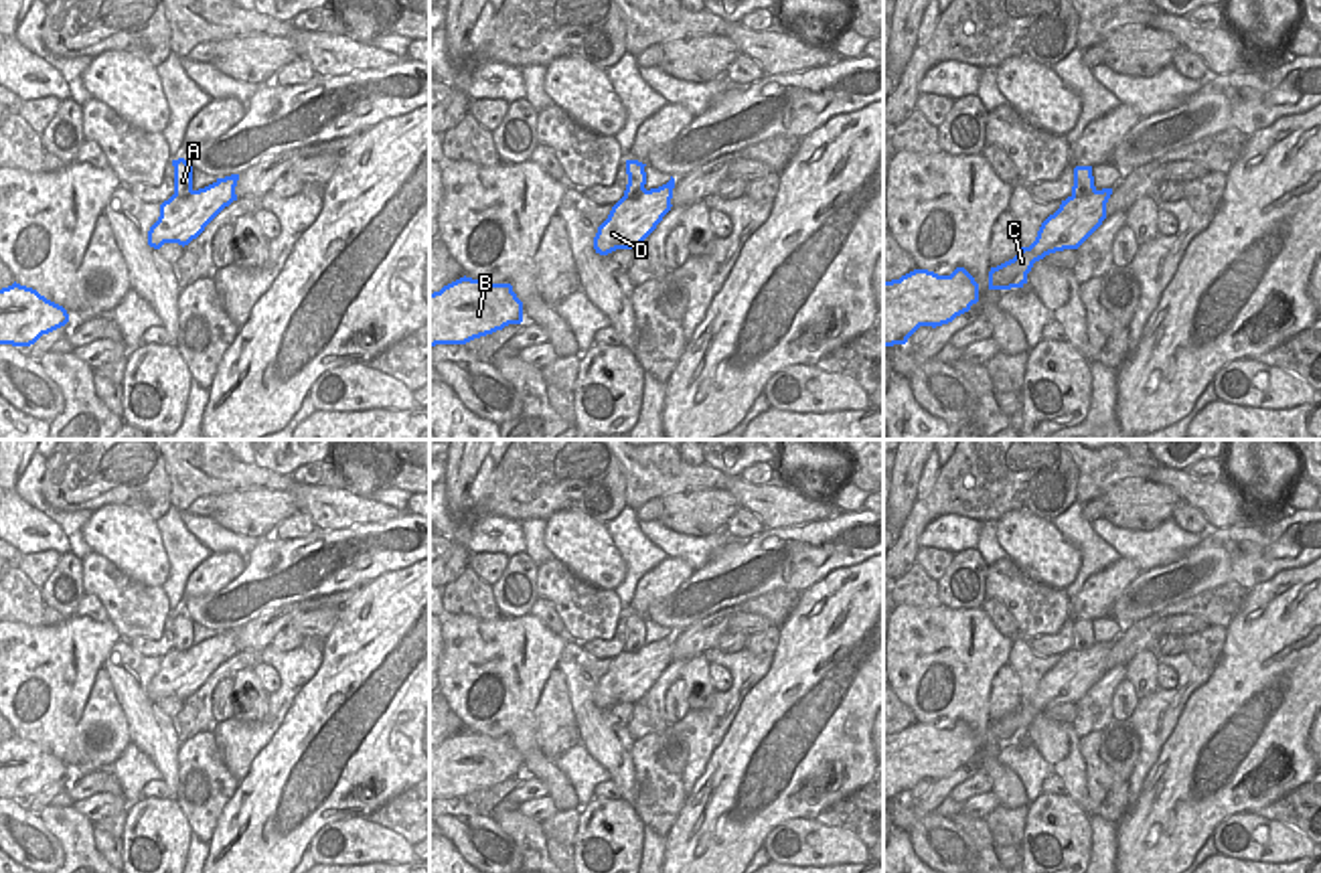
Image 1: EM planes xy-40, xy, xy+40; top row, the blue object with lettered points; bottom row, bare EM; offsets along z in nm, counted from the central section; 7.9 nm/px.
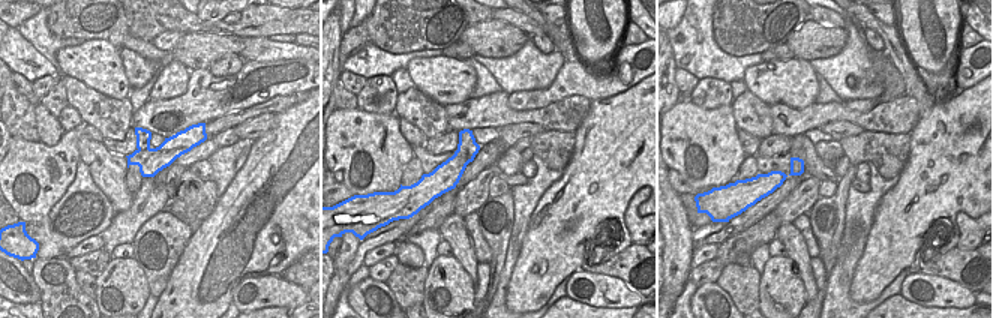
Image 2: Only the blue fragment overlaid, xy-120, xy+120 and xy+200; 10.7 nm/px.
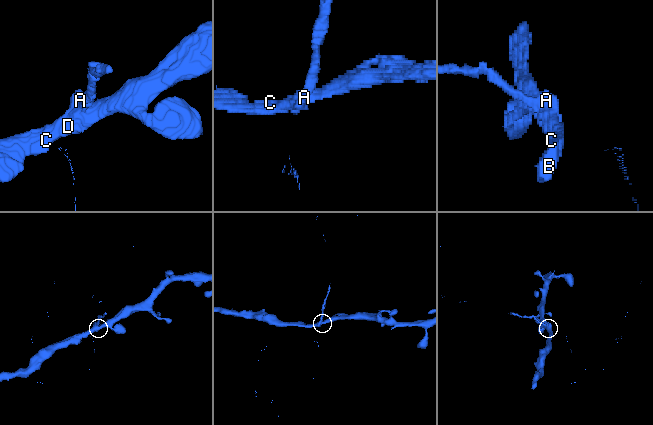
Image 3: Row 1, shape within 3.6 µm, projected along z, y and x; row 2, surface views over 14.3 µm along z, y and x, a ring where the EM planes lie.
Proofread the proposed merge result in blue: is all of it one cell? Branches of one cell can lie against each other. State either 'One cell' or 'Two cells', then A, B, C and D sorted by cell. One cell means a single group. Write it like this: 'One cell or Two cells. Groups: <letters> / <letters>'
Two cells. Groups: A / B C D.

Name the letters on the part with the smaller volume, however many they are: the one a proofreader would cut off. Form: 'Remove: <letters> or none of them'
Remove: A

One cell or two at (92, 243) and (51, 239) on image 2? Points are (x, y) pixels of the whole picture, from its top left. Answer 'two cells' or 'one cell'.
two cells

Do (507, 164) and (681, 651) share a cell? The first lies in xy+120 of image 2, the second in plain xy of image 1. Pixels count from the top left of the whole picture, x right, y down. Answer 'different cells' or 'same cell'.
different cells

